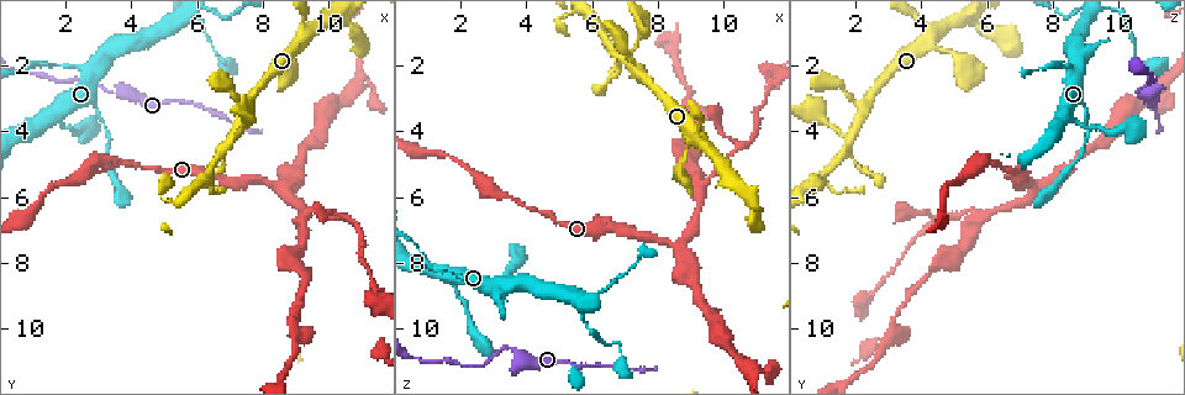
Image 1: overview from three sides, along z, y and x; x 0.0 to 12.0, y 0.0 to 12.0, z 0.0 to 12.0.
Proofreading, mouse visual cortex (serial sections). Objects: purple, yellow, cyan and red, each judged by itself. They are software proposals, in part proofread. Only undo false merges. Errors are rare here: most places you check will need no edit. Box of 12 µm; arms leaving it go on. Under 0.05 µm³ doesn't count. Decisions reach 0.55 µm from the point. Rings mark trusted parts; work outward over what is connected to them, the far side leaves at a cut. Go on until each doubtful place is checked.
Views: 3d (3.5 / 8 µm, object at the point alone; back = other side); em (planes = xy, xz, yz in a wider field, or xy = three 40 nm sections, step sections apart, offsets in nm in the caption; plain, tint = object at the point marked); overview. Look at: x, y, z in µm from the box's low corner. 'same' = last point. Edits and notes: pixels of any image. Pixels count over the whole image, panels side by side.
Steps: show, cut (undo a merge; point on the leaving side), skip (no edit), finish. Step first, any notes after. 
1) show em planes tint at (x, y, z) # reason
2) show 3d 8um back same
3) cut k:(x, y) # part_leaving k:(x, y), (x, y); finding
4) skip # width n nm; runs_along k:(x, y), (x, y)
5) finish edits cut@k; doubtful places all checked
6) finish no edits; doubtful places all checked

show 3d 8um at (3.4, 2.7, 10.6) # sharp bend

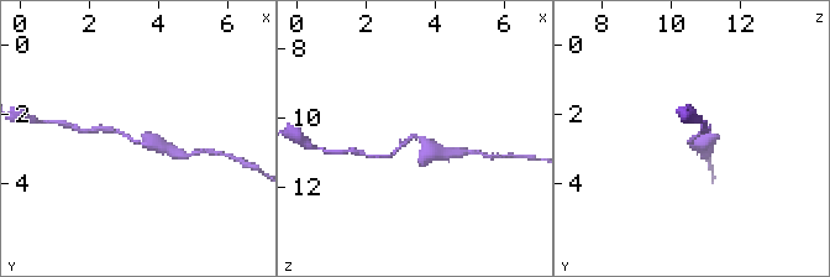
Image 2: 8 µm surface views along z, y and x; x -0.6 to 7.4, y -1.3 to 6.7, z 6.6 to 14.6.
show 3d 3.5um back at (3.4, 2.8, 10.6)

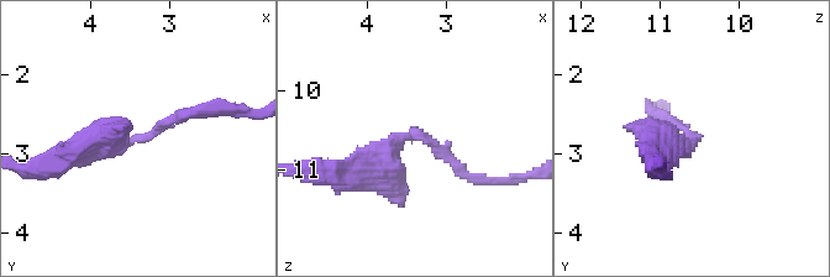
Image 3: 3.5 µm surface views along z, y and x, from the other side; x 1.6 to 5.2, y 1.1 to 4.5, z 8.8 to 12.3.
skip # runs_along 3:(74, 150), (131, 142), (200, 113); one cell here

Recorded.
show 3d 8um at (9.1, 6.5, 6.0) # three-way junction

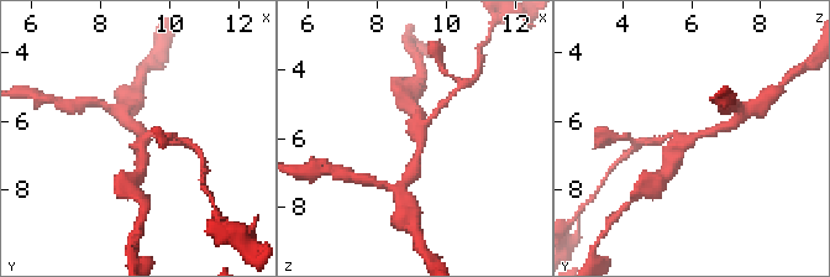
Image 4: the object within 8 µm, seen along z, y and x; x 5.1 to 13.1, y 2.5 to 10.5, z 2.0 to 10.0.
show em xy step 2 tint at (9.2, 6.6, 6.0) # arms 3; arm_widths 200, 200, 300 nm

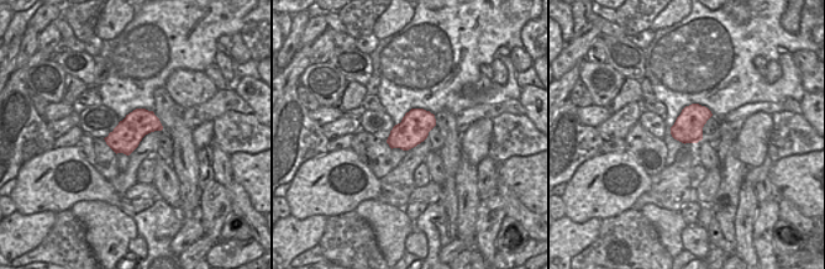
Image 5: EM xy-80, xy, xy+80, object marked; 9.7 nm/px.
skip # runs_along 4:(719, 129), (682, 145), (671, 166); all the same cell

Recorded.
show 3d 3.5um at (10.5, 6.6, 4.4) # abrupt turn

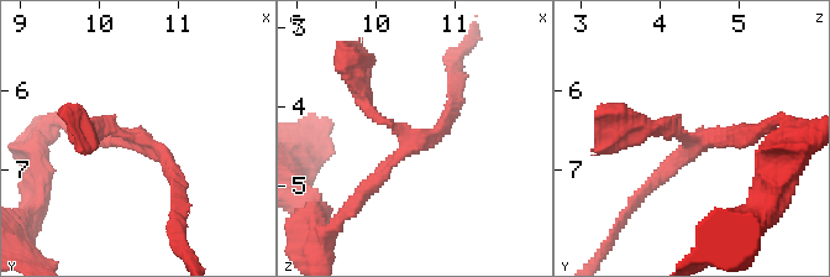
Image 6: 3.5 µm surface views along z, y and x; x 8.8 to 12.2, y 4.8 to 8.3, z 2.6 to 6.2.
show em xy step 3 tint at (10.45, 6.65, 4.55) # arms 3; arm_widths 150, 200, 200 nm

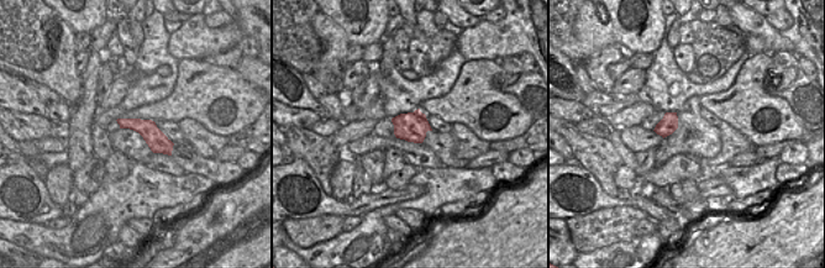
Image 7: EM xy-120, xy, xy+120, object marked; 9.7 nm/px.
skip # runs_along 7:(121, 121), (145, 127), (168, 151); continuous, no second cell

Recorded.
show 3d 8um back at (7.1, 4.2, 1.8) # looks like a crossing

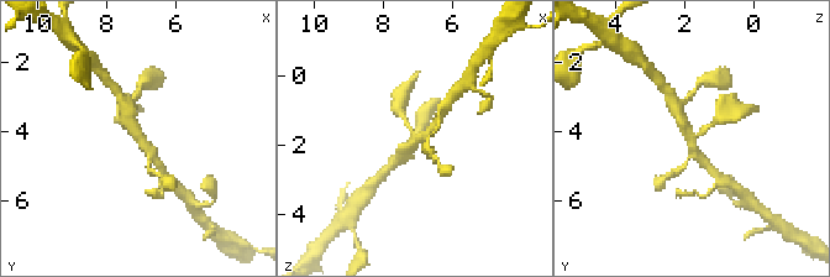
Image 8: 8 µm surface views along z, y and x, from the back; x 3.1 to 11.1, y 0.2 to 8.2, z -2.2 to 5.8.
show em planes tint at (7.1, 4.2, 1.8) # arms 4; arm_widths 150, 150, 250, 350 nm; now the EM

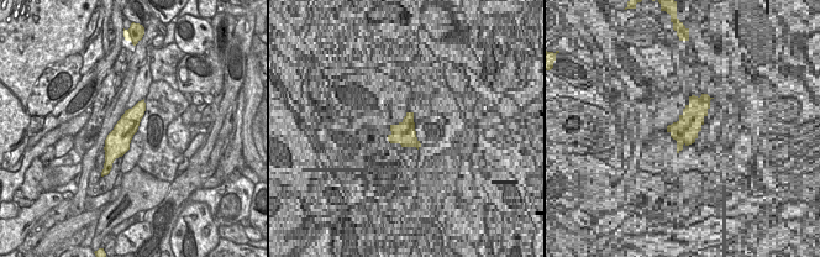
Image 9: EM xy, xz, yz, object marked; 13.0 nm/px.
skip # runs_along 9:(141, 104), (119, 139), (109, 161); all the same cell

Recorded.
finish no edits; doubtful places all checked

